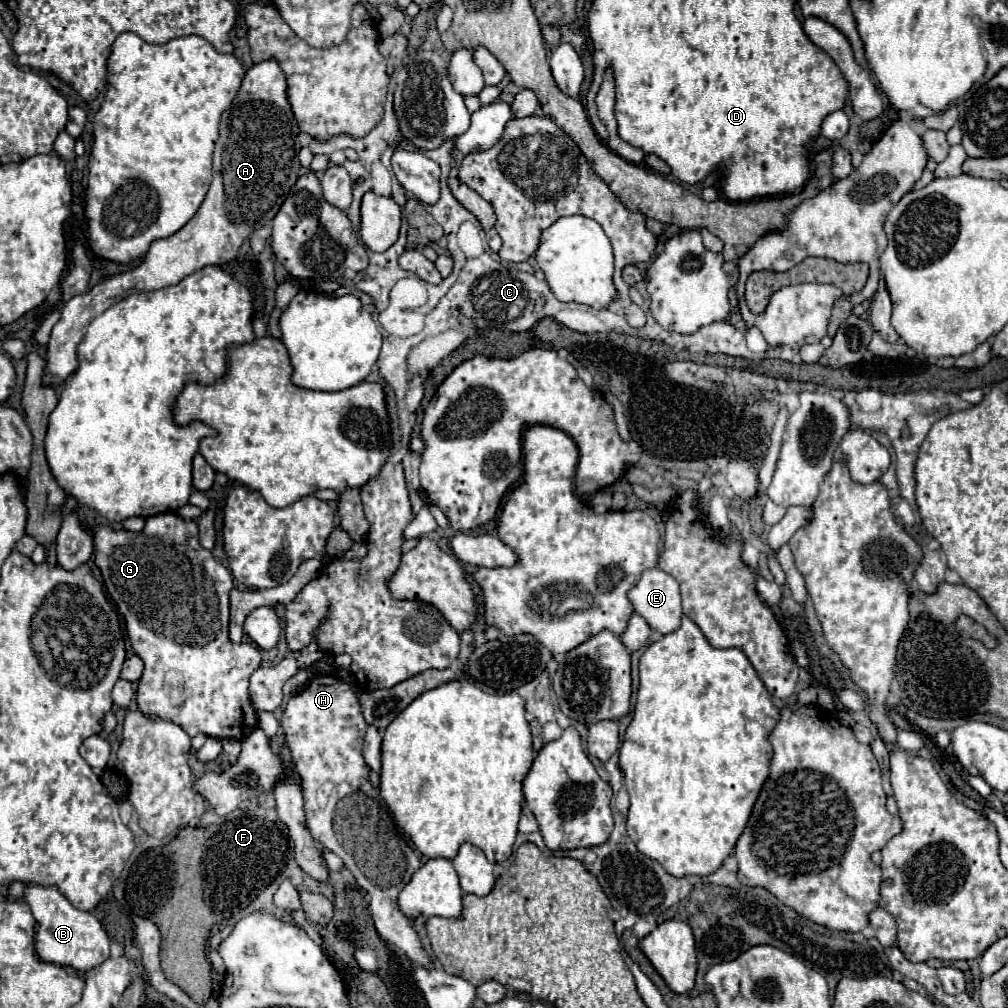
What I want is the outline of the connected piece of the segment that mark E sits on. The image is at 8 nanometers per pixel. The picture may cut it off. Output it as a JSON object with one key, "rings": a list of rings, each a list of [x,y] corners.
{"rings":[[[649,569],[629,591],[629,599],[653,631],[673,633],[683,617],[679,583],[661,569]]]}

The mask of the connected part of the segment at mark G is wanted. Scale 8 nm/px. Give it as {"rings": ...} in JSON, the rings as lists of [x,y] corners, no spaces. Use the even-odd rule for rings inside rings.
{"rings":[[[161,513],[161,515],[155,515],[155,517],[147,517],[145,529],[139,531],[139,533],[131,533],[131,531],[125,531],[125,529],[115,531],[111,527],[91,527],[91,529],[93,529],[93,535],[95,535],[95,551],[97,551],[95,563],[99,565],[99,569],[103,573],[109,595],[117,603],[117,609],[121,611],[121,615],[125,617],[127,633],[129,633],[133,651],[145,661],[145,671],[143,671],[143,677],[141,677],[139,689],[137,689],[139,709],[147,715],[153,713],[161,719],[167,719],[167,721],[173,721],[173,723],[181,725],[187,735],[203,733],[207,737],[215,737],[215,739],[221,739],[221,741],[225,741],[225,739],[241,741],[243,737],[247,737],[259,723],[257,711],[255,711],[255,707],[249,699],[249,677],[253,675],[253,671],[257,671],[261,667],[263,657],[261,657],[261,651],[259,651],[257,645],[251,645],[251,643],[233,645],[231,639],[229,639],[229,631],[227,631],[229,629],[229,591],[233,589],[233,575],[225,565],[215,561],[211,551],[201,547],[199,539],[197,539],[197,523],[195,521],[183,521],[183,519],[175,517],[175,513]]]}

